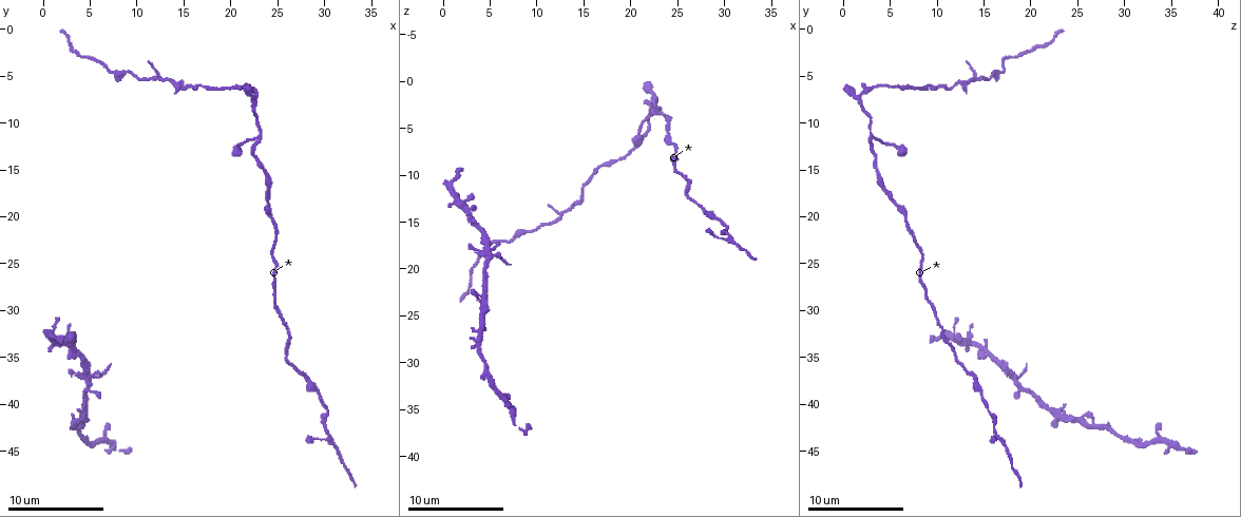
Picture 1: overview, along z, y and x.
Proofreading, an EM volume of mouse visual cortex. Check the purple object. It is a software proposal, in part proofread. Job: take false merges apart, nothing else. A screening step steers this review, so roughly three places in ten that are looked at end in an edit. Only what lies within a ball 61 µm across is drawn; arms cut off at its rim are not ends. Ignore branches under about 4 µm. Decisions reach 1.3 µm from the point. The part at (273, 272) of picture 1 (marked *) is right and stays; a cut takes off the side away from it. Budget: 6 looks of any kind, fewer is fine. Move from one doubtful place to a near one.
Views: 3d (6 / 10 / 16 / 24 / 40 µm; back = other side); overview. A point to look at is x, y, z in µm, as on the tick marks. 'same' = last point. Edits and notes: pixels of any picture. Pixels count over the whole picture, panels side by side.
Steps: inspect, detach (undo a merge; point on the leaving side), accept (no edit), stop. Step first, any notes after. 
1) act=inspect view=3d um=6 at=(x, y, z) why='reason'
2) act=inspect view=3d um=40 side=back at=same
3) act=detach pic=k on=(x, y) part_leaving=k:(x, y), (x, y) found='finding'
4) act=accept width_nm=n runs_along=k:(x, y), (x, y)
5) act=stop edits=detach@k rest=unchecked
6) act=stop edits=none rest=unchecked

act=inspect view=3d um=10 at=(7.2, 4.6, 17.0) why='calibre changes'

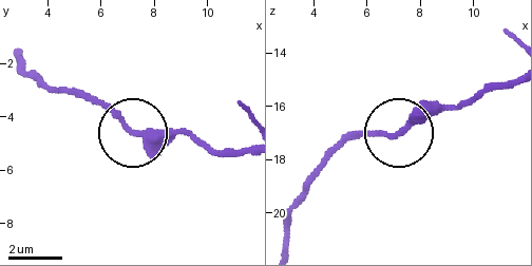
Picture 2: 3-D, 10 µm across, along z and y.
act=accept width_nm=250 runs_along=2:(247, 150), (221, 150), (179, 129), (125, 125), (79, 91) found='one cell here'

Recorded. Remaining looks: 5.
act=inspect view=3d um=10 at=(22.8, 11.4, 3.0) why='three-way junction'

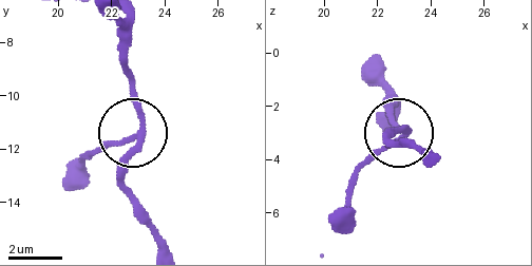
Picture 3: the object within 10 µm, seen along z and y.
act=accept width_nm=190 runs_along=3:(164, 248), (126, 173), (132, 139), (87, 153) found='all the same cell'

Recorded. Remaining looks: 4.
act=inspect view=3d um=6 at=(4.8, 37.4, 18.6) why='four or more arms meet'

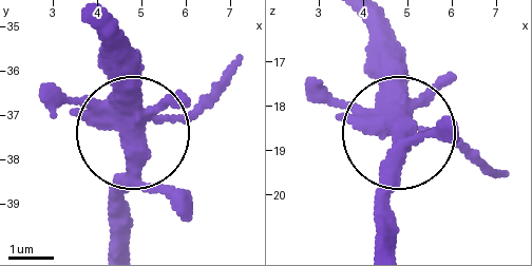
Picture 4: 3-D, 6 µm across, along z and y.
act=inspect view=3d um=6 side=back at=(4.70, 37.40, 18.30)

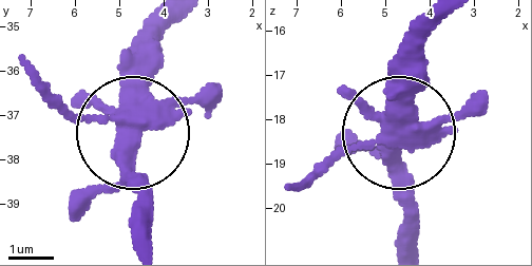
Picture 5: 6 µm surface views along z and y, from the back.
act=detach pic=5 on=(72, 117) part_leaving=5:(399, 138), (357, 143), (292, 184) found='a second cell is stuck on'

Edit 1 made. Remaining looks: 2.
act=stop edits=detach@5 rest=unchecked

